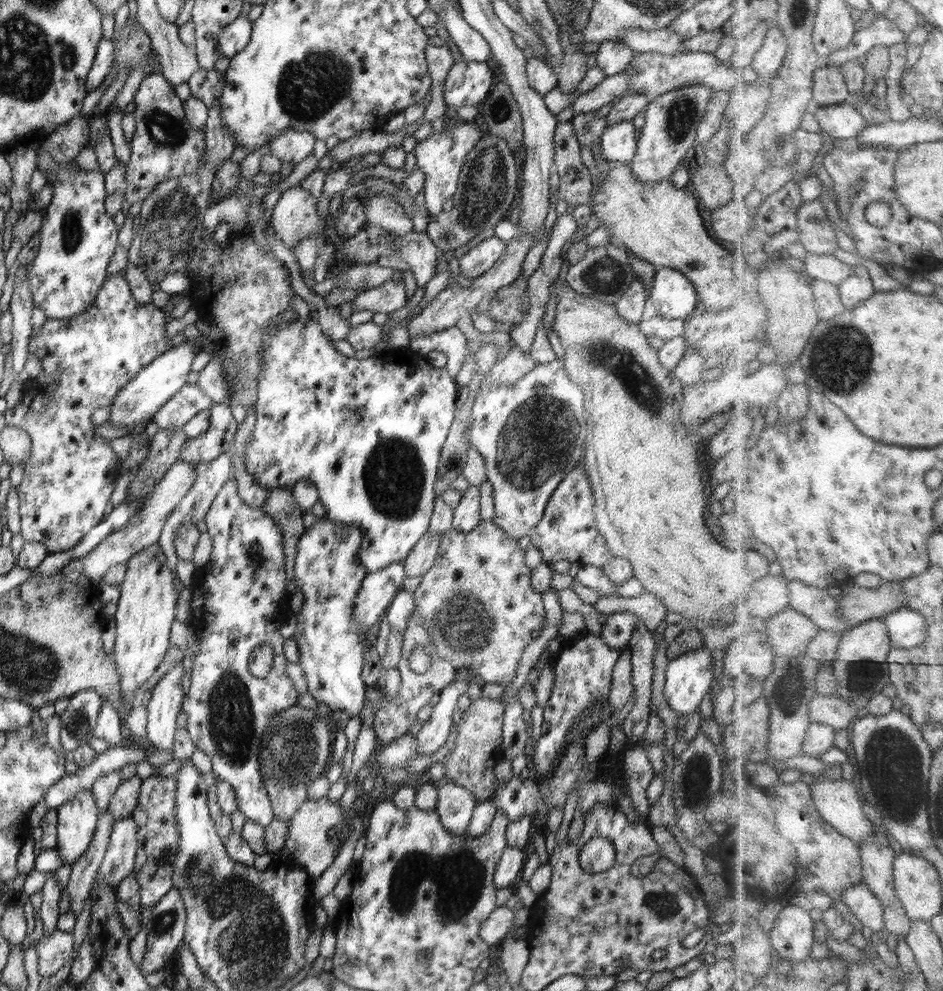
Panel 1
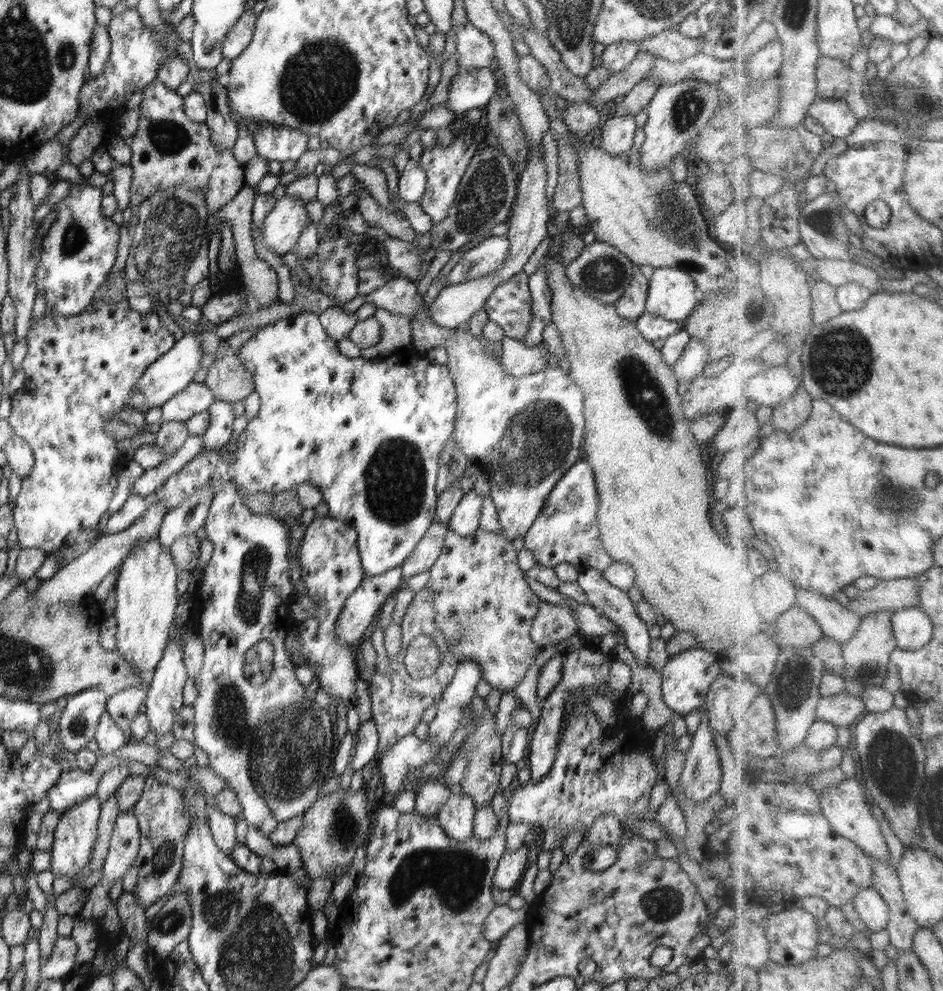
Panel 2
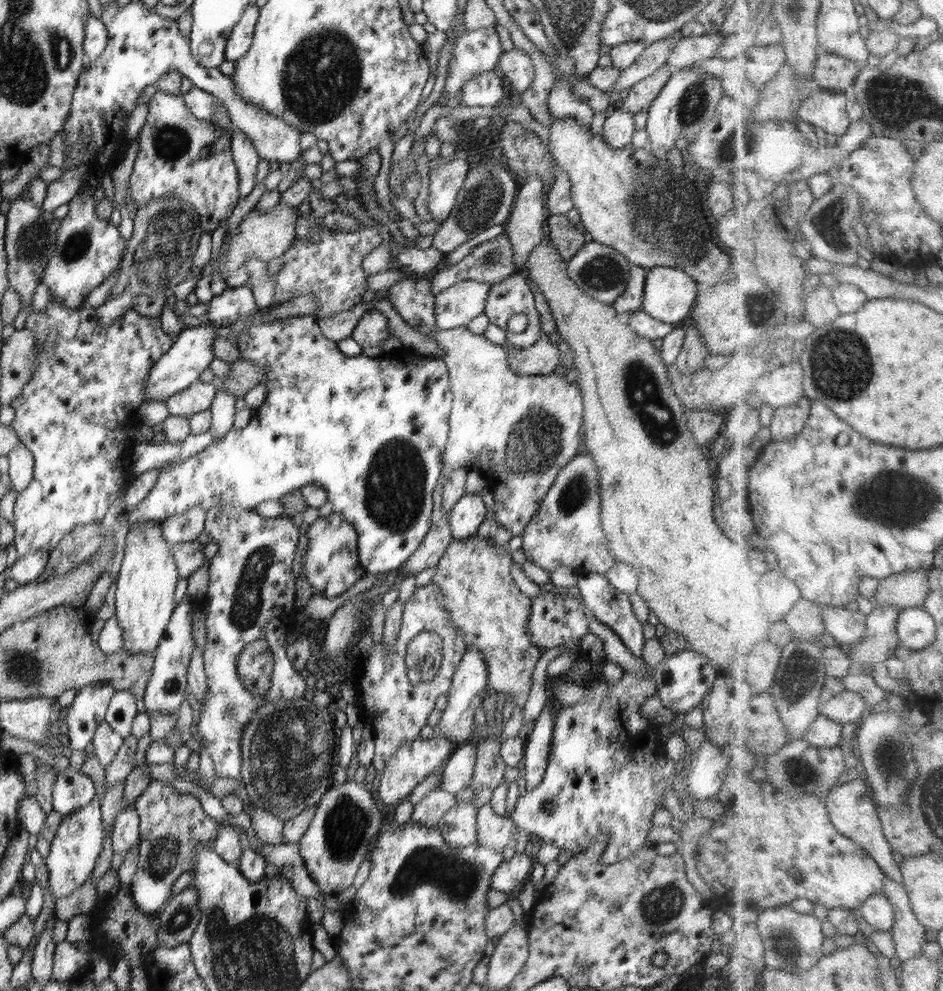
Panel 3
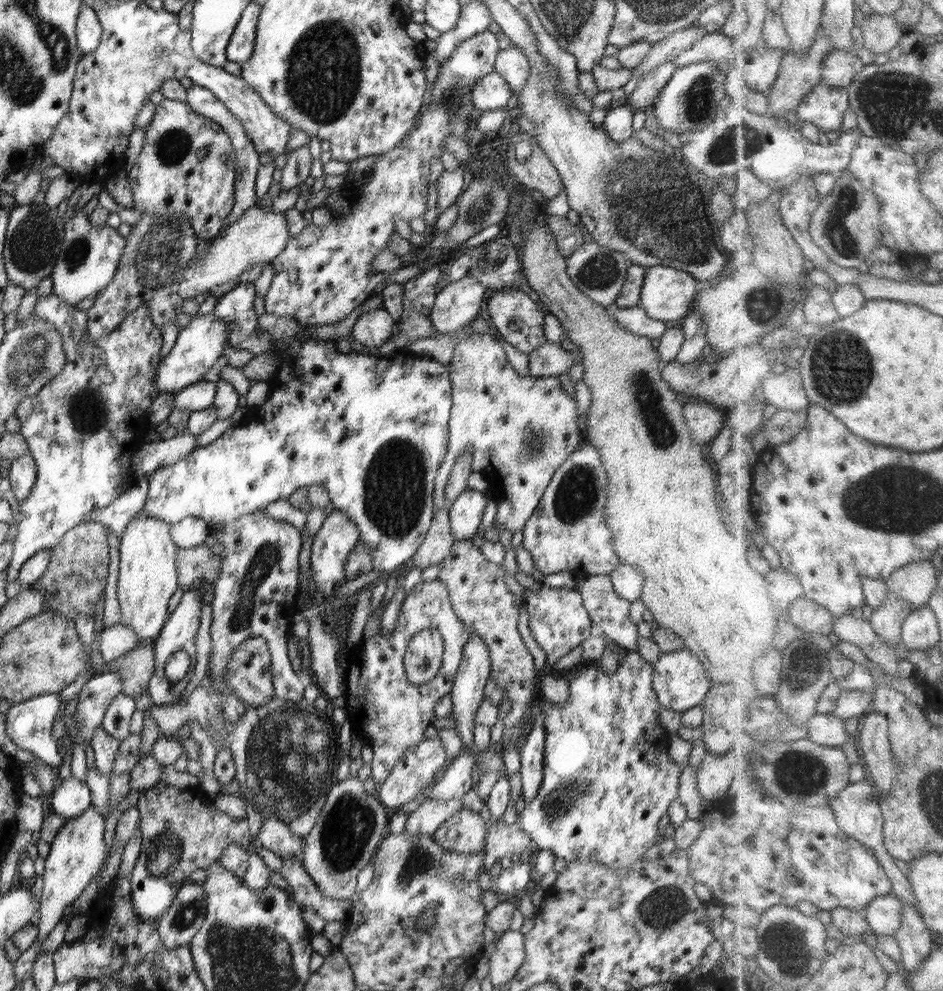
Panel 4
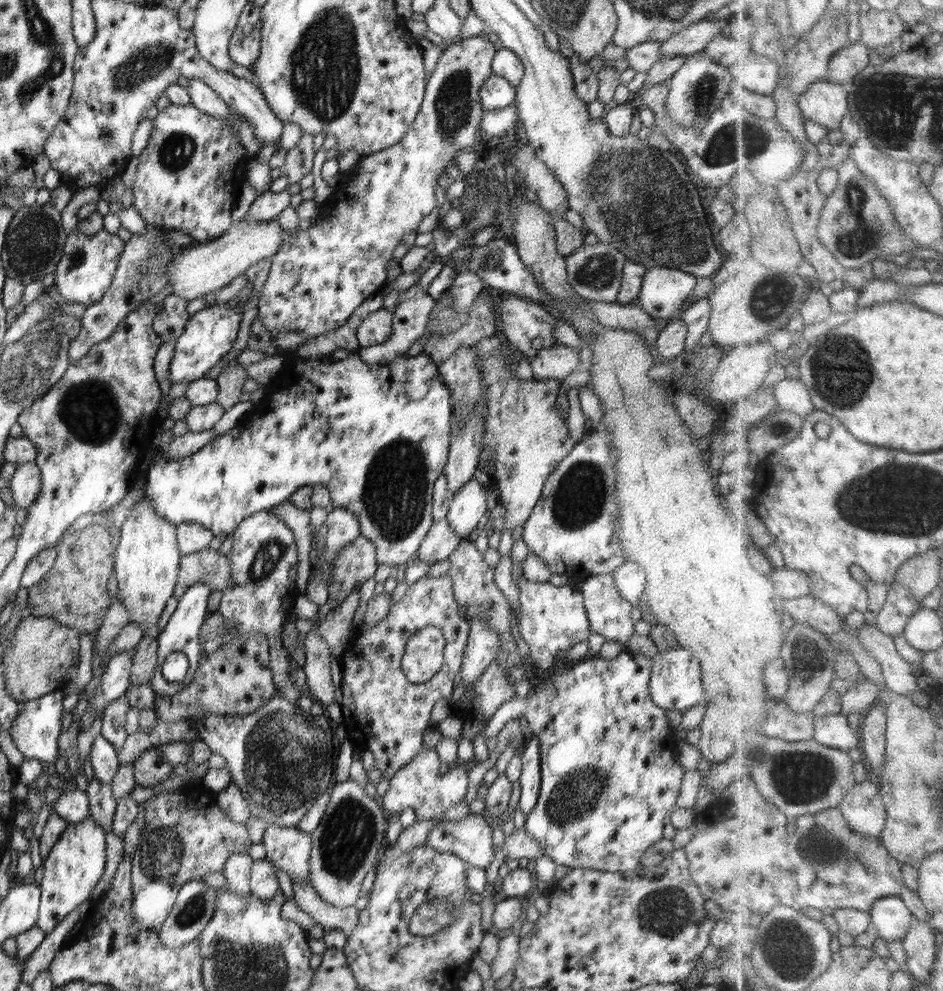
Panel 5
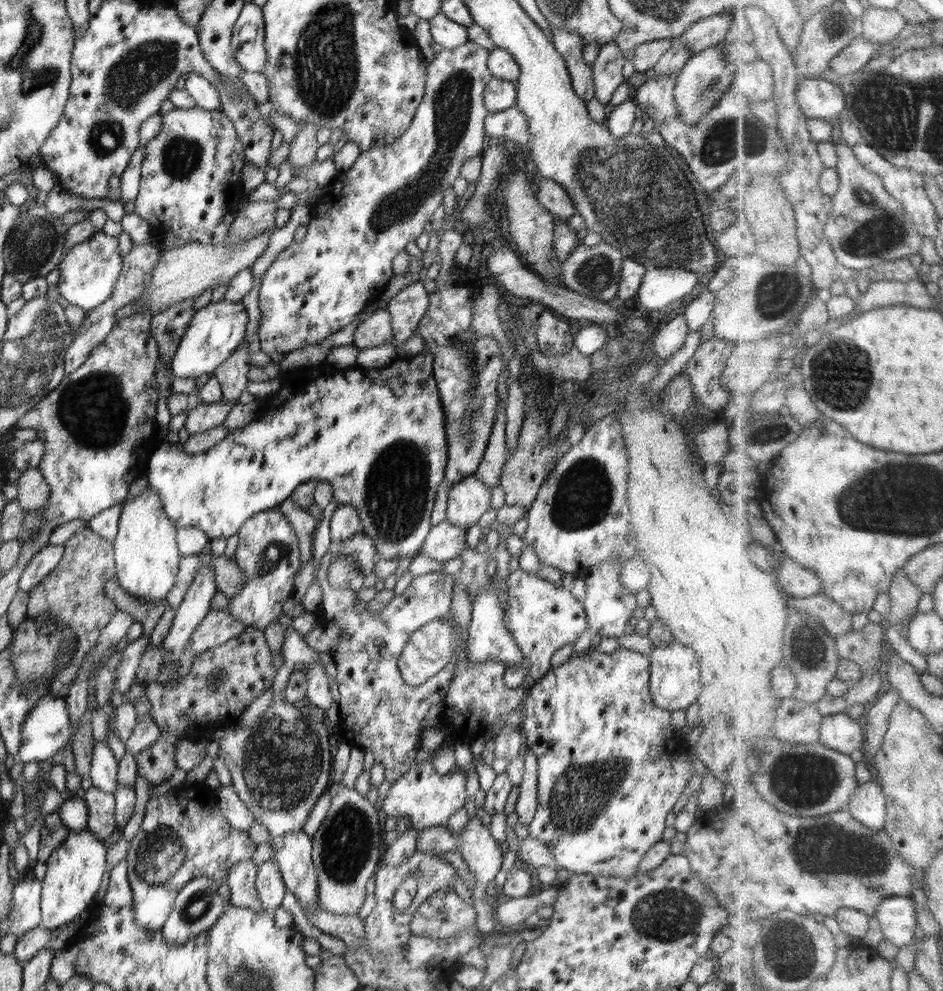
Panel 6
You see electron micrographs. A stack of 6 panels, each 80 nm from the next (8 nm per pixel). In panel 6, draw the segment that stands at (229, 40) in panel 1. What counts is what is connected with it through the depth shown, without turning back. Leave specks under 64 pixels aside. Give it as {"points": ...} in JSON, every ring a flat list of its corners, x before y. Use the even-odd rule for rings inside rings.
{"points":[[252,1,243,4,231,38,233,55,248,72,262,73,267,68,263,10]]}

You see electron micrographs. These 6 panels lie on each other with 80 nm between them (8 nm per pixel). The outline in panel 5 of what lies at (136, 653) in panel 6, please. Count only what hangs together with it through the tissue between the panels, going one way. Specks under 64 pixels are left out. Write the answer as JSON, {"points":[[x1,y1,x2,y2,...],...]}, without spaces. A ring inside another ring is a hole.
{"points":[[134,649,113,656,106,671,96,686,94,692,94,706,98,714,108,706,108,703,118,700,131,685,130,663,132,663]]}

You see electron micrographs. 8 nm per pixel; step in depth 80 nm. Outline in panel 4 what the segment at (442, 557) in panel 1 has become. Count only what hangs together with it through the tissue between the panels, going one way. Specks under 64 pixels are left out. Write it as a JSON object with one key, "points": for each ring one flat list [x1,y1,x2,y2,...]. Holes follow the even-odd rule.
{"points":[[472,539,454,541,440,566,439,579,448,588,448,598,456,616,470,634,478,634,488,646,491,677,505,690,512,705,505,718,505,728,512,730,529,709,529,703,536,694,536,682,539,681,534,659,518,632,519,609,520,605,524,606,524,600,516,599,510,593,502,565,490,563,482,554,481,547,474,545]]}

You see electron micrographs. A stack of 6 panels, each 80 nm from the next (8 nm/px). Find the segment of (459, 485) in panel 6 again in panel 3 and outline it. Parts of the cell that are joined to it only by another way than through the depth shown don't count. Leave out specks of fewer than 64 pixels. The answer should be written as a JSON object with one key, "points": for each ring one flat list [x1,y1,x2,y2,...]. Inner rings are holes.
{"points":[[480,492,464,493,449,512,451,535,456,539,467,539,477,534,487,514]]}

